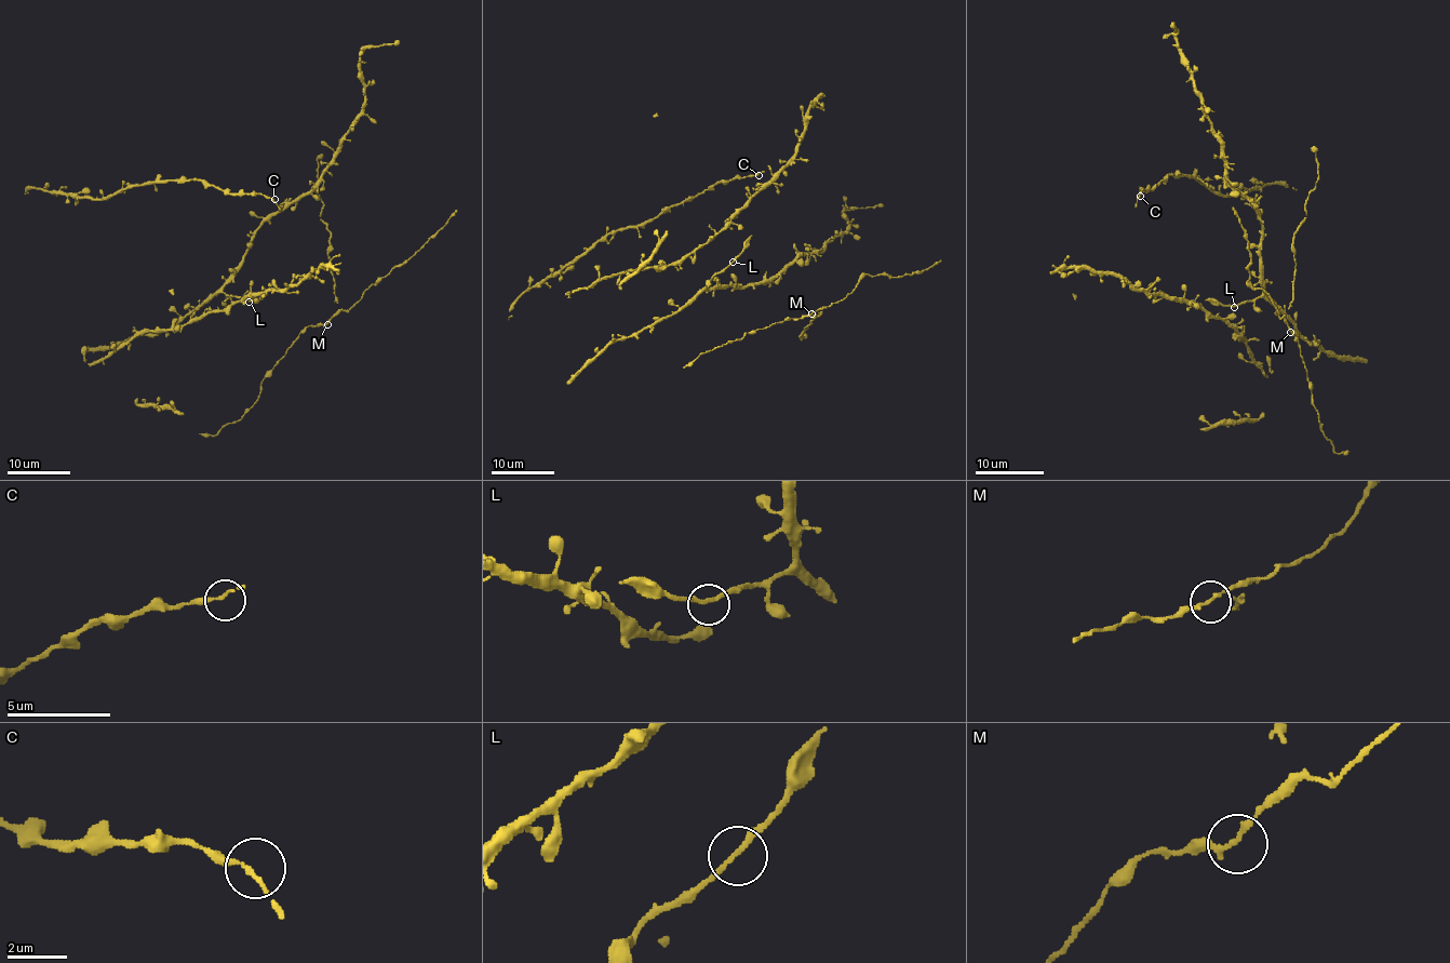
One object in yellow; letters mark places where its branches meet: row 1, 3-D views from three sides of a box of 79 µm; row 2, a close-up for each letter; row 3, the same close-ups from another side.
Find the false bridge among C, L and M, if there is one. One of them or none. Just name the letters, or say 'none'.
none

